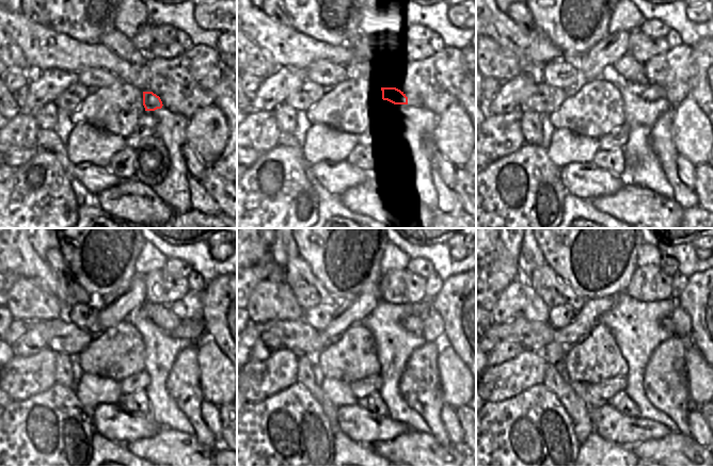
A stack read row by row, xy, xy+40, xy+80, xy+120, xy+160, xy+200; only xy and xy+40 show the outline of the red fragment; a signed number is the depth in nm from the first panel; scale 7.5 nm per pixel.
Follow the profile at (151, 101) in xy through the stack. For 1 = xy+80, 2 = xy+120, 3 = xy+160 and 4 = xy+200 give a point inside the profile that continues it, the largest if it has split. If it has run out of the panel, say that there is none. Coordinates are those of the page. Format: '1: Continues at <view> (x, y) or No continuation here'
1: Continues at xy+80 (650, 92)
2: Continues at xy+120 (191, 329)
3: Continues at xy+160 (432, 325)
4: Continues at xy+200 (679, 324).

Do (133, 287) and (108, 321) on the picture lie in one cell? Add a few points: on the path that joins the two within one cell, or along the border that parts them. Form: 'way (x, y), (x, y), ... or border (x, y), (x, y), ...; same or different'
way (129, 295), (112, 312); same

